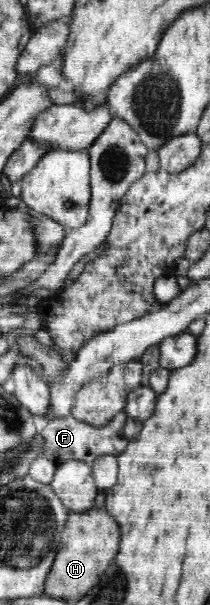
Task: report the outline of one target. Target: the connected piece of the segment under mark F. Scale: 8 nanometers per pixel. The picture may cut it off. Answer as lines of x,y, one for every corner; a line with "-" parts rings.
125,410
118,412
109,424
103,427
93,427
91,424
77,420
72,414
64,417
53,417
47,420
45,428
41,430
43,446
42,455
56,464
65,460
81,460
92,465
94,460
101,455
120,455
128,445
128,438
124,436

